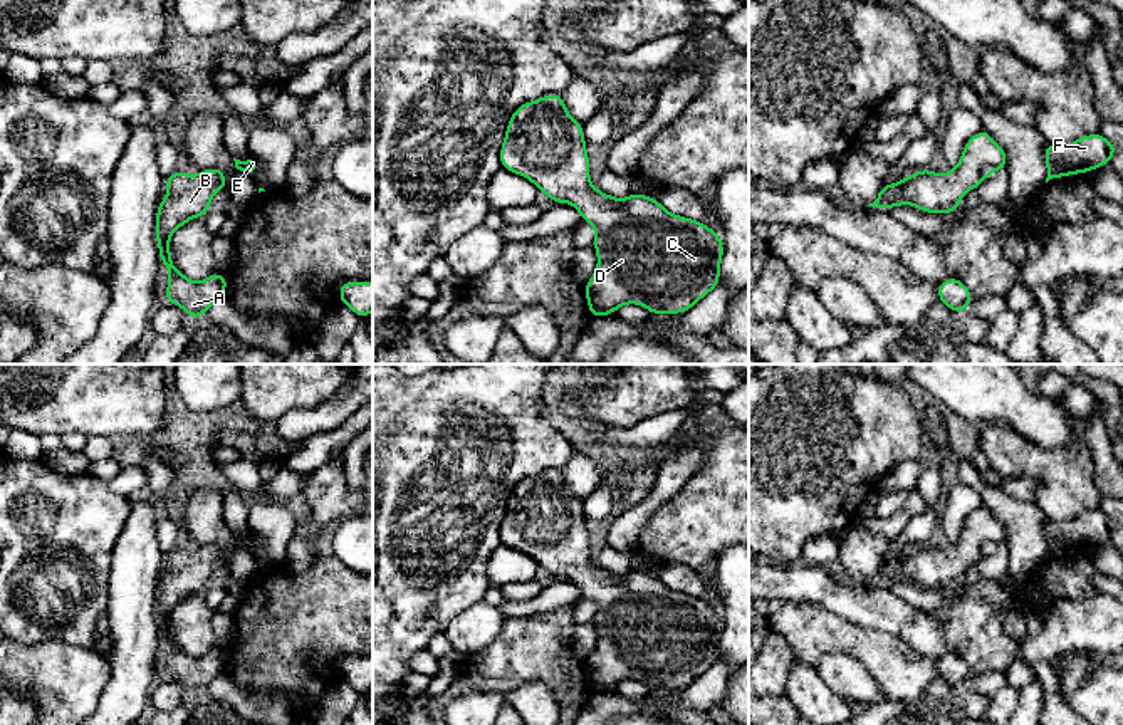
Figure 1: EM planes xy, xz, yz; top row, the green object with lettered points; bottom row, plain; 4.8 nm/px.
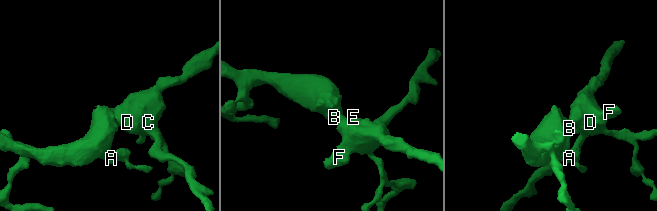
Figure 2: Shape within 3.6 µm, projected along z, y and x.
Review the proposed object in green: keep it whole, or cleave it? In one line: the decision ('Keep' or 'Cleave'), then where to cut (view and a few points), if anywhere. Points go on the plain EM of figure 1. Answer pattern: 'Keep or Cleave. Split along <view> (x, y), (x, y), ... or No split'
Keep. No split

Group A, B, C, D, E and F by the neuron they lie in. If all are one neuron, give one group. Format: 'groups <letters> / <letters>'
groups A B C D E F

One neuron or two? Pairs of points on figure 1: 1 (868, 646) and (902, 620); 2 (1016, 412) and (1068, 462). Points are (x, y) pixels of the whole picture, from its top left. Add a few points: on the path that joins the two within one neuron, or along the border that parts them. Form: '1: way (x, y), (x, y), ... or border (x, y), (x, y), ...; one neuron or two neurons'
1: border (848, 618), (861, 626), (890, 633), (919, 653); two neurons
2: border (1018, 433), (1039, 447), (1063, 447), (1075, 438); two neurons

